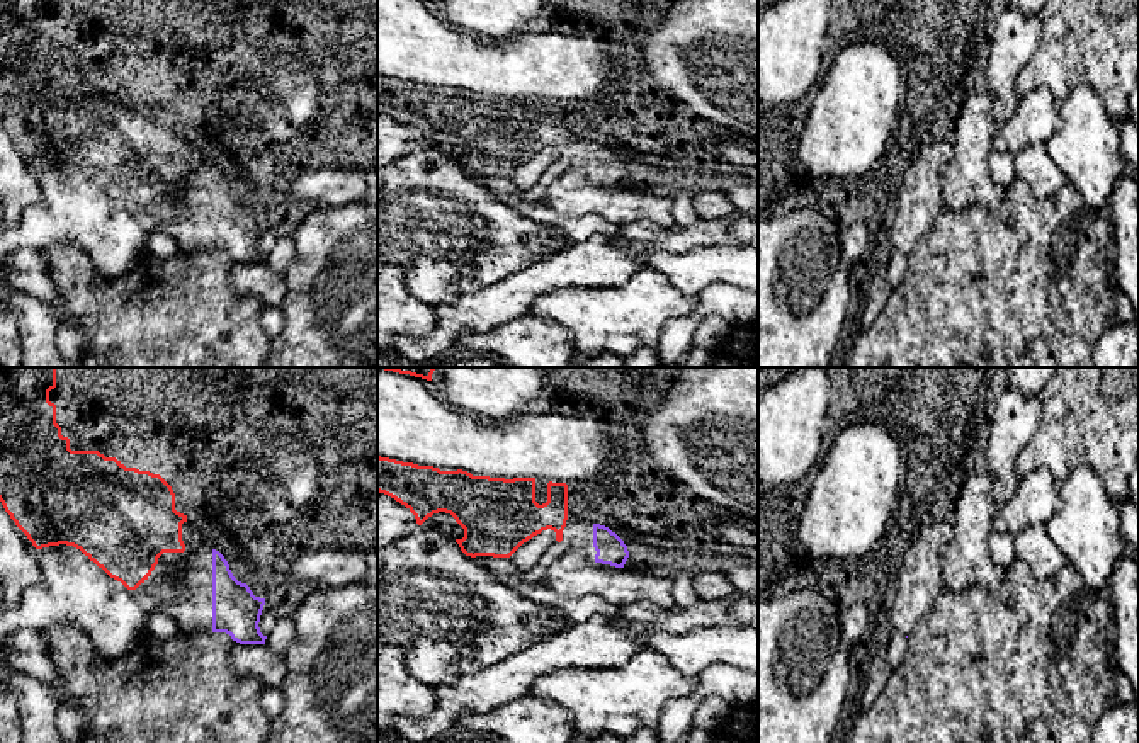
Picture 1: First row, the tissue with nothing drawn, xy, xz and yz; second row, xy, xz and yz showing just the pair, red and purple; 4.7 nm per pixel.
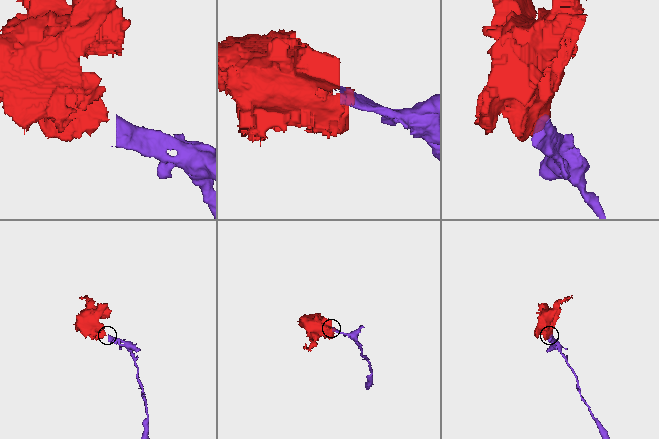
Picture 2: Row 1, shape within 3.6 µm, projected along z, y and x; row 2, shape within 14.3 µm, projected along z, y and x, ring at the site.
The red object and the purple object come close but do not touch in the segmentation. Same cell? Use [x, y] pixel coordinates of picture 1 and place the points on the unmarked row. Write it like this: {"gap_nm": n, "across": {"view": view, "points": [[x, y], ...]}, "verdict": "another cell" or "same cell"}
{"gap_nm": 130, "across": {"view": "xz", "points": [[566, 138], [594, 143]]}, "verdict": "same cell"}

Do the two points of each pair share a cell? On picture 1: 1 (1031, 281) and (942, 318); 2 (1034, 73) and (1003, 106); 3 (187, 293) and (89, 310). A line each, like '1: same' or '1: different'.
1: same
2: different
3: same

